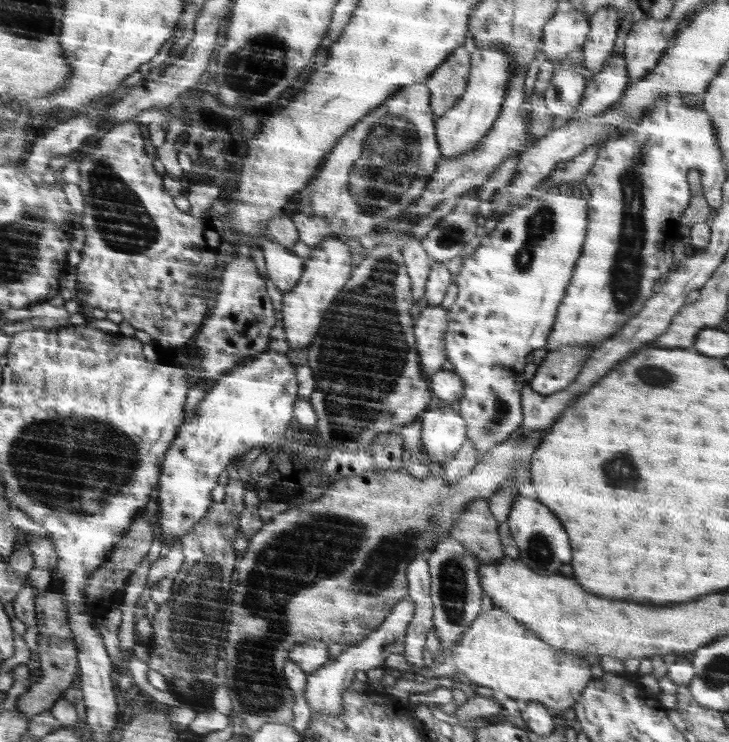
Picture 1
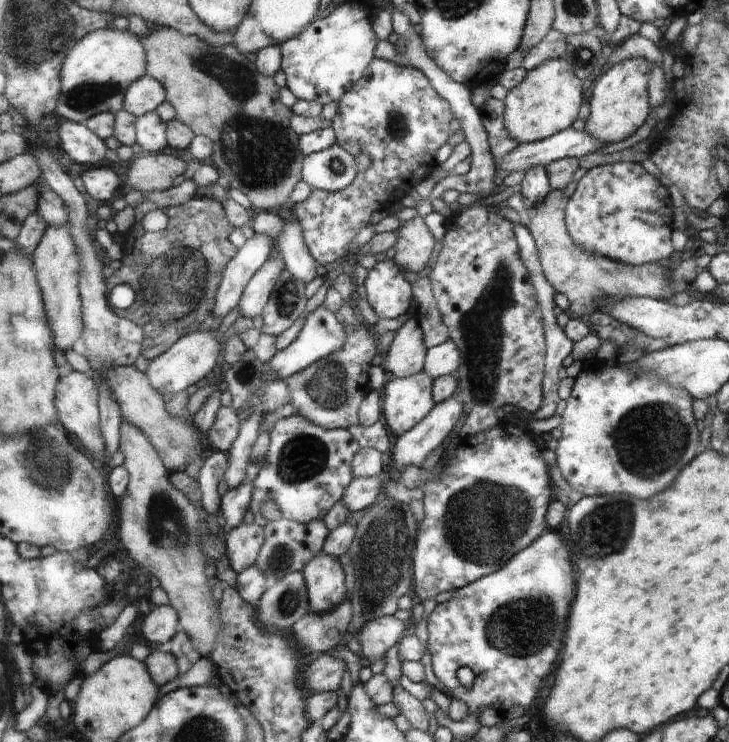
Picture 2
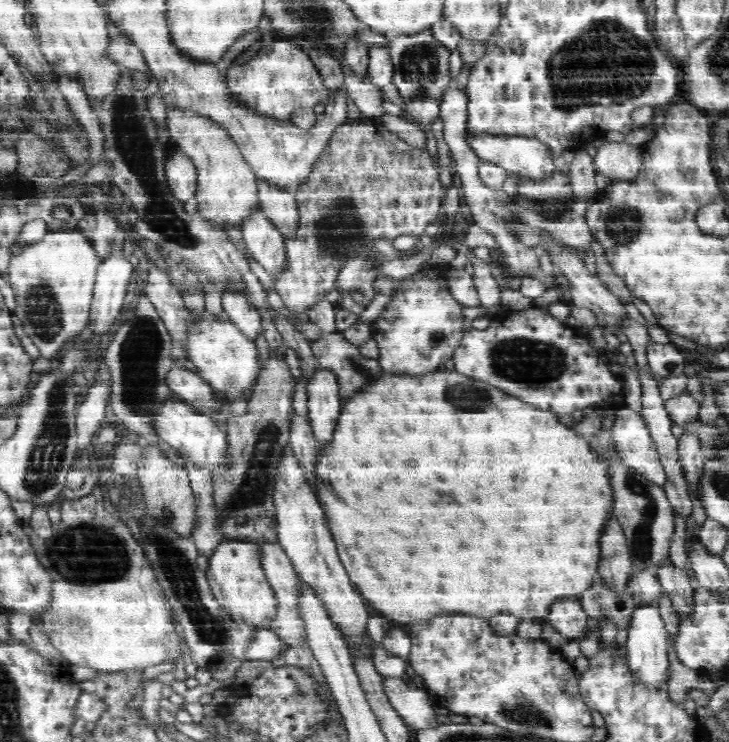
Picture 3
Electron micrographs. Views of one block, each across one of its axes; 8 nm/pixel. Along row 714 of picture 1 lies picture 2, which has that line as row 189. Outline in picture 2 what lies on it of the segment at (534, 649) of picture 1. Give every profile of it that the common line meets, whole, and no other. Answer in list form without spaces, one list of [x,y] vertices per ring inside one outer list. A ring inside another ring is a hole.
[[[552,188],[544,198],[544,202],[530,211],[531,222],[527,229],[536,242],[538,258],[546,280],[555,292],[566,296],[570,302],[568,310],[570,313],[576,314],[578,319],[587,319],[598,311],[598,306],[602,306],[606,300],[644,296],[662,301],[668,300],[673,295],[670,290],[670,278],[666,270],[657,263],[628,265],[600,254],[584,252],[584,248],[580,248],[569,234],[568,222],[565,221],[568,202],[569,198],[564,194],[563,189]]]

